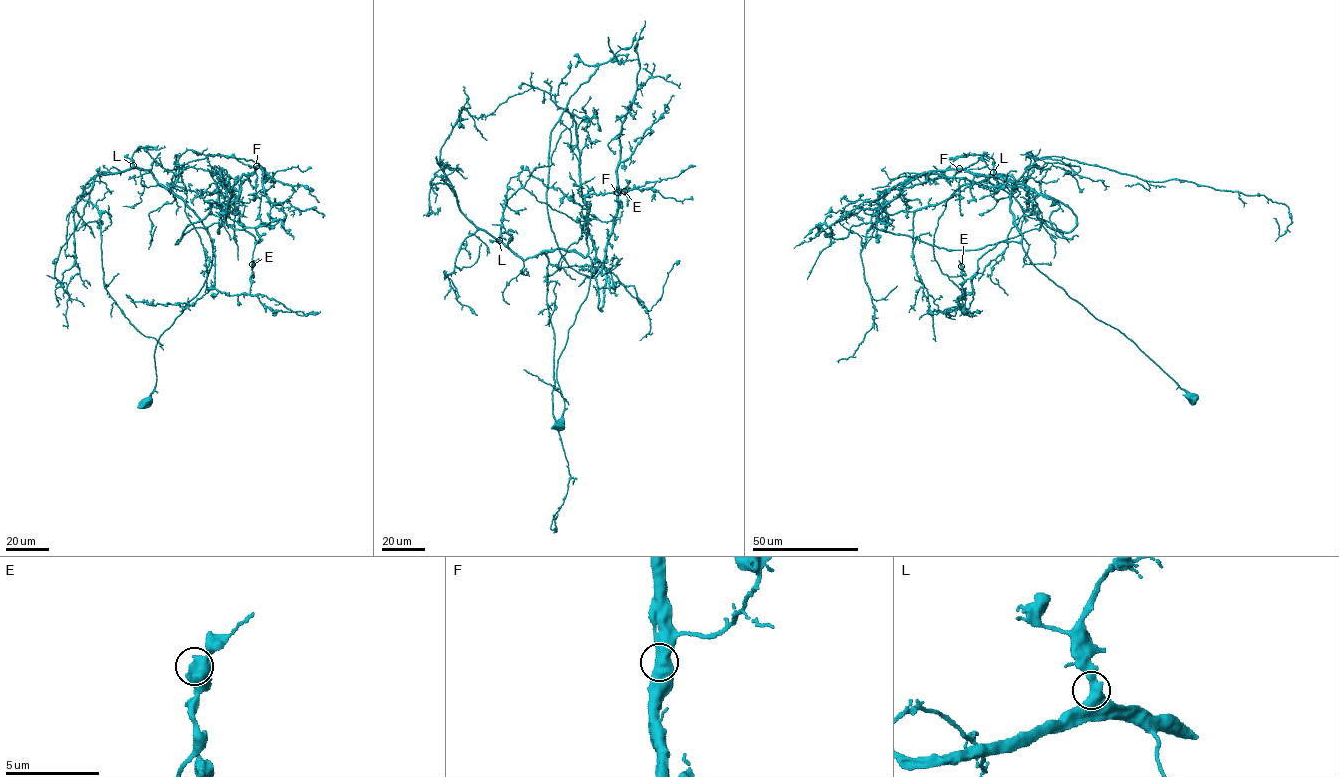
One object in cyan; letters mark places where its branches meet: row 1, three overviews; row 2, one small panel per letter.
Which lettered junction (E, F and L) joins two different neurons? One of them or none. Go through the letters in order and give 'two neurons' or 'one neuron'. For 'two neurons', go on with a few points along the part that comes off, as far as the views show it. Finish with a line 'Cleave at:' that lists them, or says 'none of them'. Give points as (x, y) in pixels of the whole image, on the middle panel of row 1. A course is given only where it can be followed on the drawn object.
E: one neuron
F: two neurons; course (617, 192), (601, 262), (579, 173), (576, 132), (585, 118), (567, 105), (600, 64), (615, 59), (608, 37)
L: one neuron
Cleave at: F

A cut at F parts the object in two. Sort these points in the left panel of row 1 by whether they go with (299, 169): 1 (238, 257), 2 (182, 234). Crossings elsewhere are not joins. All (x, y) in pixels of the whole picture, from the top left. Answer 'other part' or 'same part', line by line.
1: other part
2: other part

